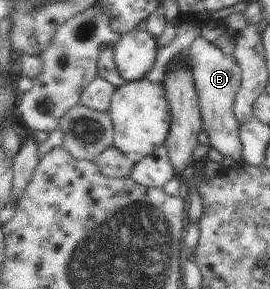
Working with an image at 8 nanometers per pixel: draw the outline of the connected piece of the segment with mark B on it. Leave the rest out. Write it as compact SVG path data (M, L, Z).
M197 38L191 46L190 53L195 58L195 76L197 92L202 104L204 127L211 135L212 146L225 157L231 156L237 163L244 160L247 147L242 139L242 126L235 112L239 92L243 86L243 68L236 55L229 56L219 45L207 38Z

